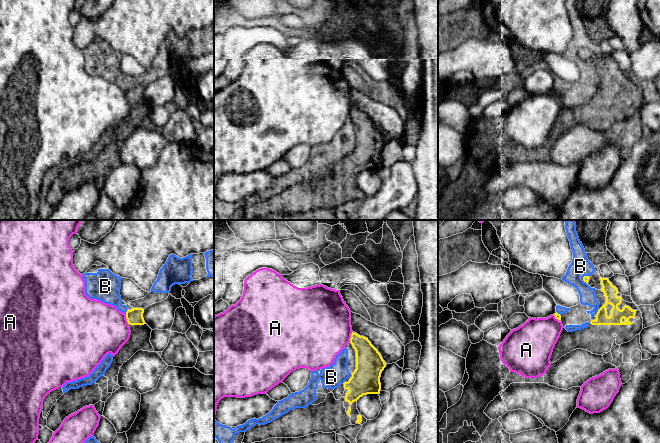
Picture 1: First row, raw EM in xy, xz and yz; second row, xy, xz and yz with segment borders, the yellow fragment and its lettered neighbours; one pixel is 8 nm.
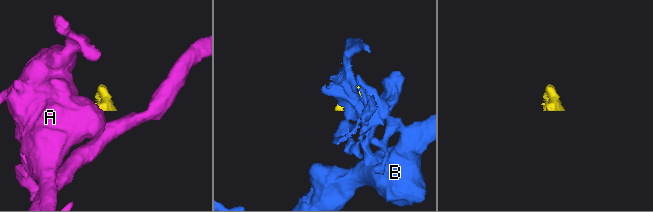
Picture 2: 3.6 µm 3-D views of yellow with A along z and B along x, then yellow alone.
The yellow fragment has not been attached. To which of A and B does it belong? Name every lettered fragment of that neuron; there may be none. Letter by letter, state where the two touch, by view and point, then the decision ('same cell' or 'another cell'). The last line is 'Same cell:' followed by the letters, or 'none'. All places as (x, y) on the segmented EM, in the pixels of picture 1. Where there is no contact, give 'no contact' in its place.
A: meets yellow in xy at (126, 318); another cell
B: meets yellow in yz at (597, 312); another cell
Same cell: none

